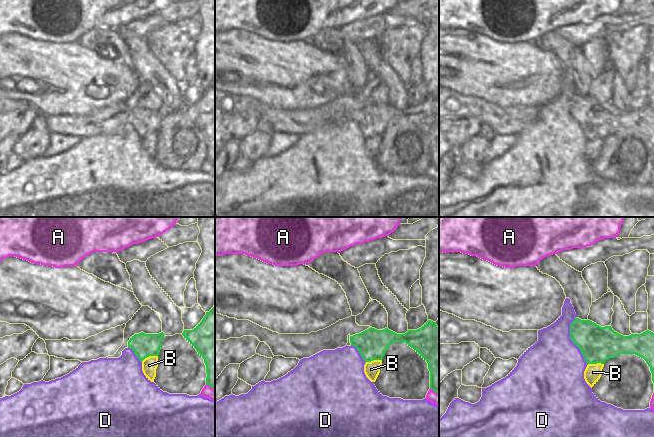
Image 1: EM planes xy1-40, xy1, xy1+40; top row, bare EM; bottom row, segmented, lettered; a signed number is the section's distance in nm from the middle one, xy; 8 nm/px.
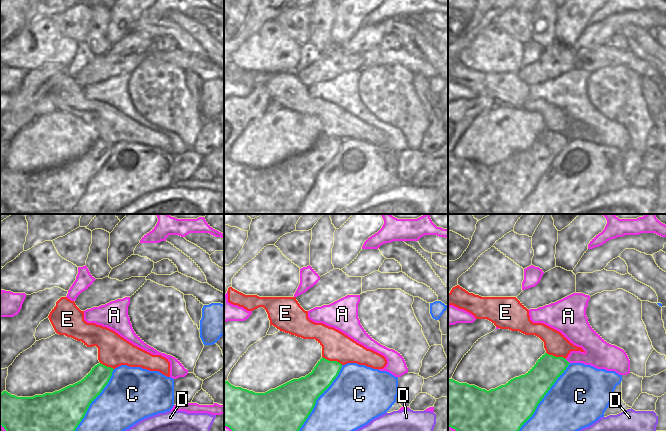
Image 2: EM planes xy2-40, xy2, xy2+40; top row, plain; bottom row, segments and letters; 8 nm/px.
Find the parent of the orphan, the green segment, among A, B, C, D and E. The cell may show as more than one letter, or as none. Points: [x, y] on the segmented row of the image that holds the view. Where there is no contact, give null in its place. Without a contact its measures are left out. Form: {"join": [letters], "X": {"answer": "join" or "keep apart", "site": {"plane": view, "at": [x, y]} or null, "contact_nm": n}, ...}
{"join": [], "A": {"answer": "keep apart", "site": {"plane": "xy2+40", "at": [567, 361]}, "contact_nm": 50}, "B": {"answer": "keep apart", "site": {"plane": "xy1-40", "at": [149, 355]}, "contact_nm": 140}, "C": {"answer": "keep apart", "site": {"plane": "xy2+40", "at": [543, 397]}, "contact_nm": 700}, "D": {"answer": "keep apart", "site": {"plane": "xy1+40", "at": [572, 341]}, "contact_nm": 400}, "E": {"answer": "keep apart", "site": {"plane": "xy2", "at": [332, 361]}, "contact_nm": 180}}

